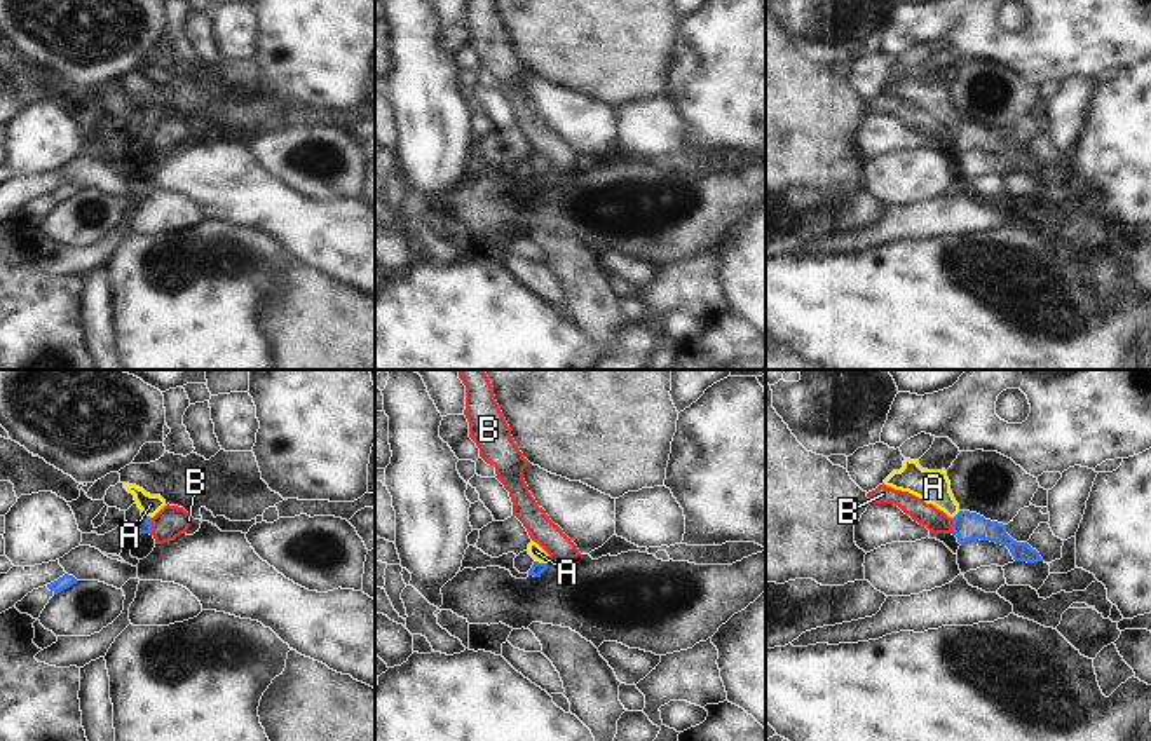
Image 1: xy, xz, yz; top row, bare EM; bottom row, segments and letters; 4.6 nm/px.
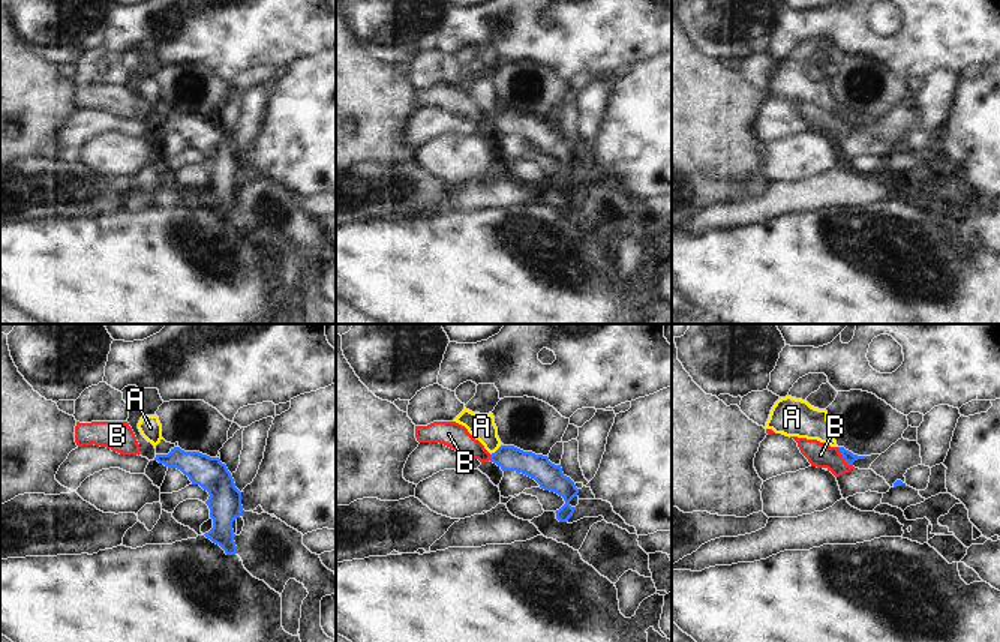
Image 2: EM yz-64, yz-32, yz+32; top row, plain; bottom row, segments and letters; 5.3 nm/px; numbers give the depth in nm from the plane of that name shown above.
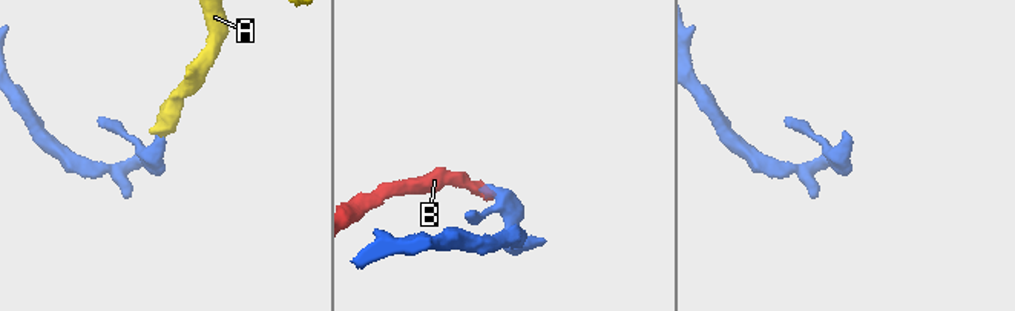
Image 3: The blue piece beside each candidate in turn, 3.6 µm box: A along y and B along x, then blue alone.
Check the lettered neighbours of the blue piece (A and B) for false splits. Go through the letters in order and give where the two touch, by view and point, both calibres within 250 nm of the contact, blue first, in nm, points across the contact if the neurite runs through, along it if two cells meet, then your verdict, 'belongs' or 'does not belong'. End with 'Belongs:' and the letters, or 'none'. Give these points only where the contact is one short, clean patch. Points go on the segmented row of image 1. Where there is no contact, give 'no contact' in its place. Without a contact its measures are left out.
A: contact xz (541, 564); calibres 60 and 70 nm; way xz (538, 569), (541, 564), (536, 551); belongs
B: contact yz (953, 527); calibres 130 and 110 nm; border yz (951, 518), (954, 534); does not belong
Belongs: A

